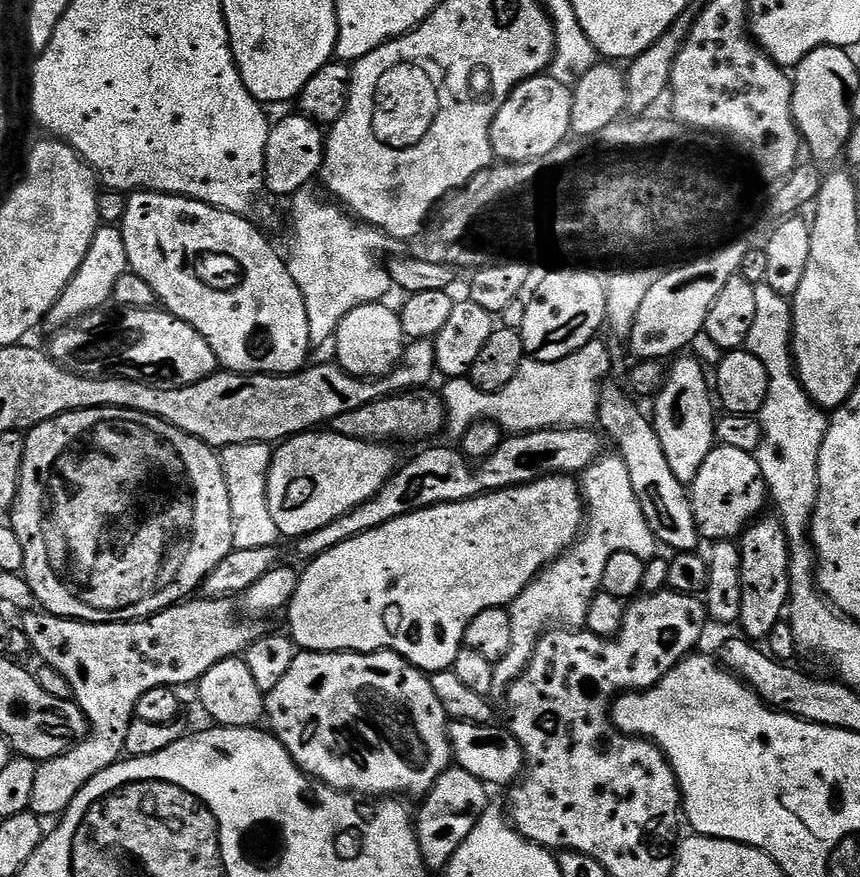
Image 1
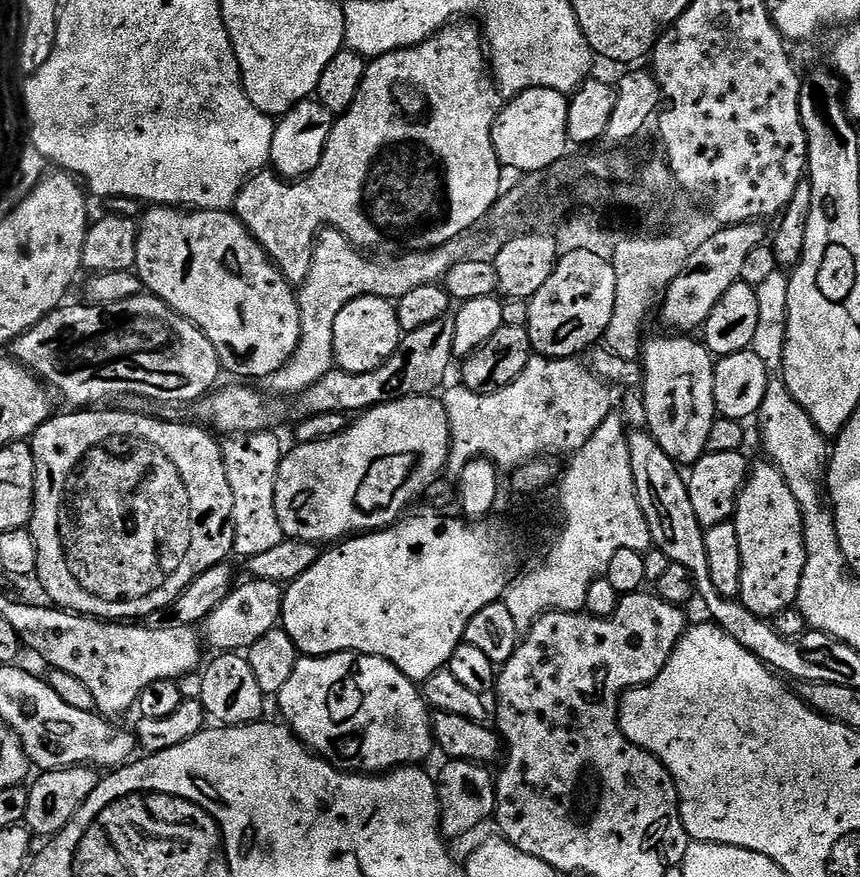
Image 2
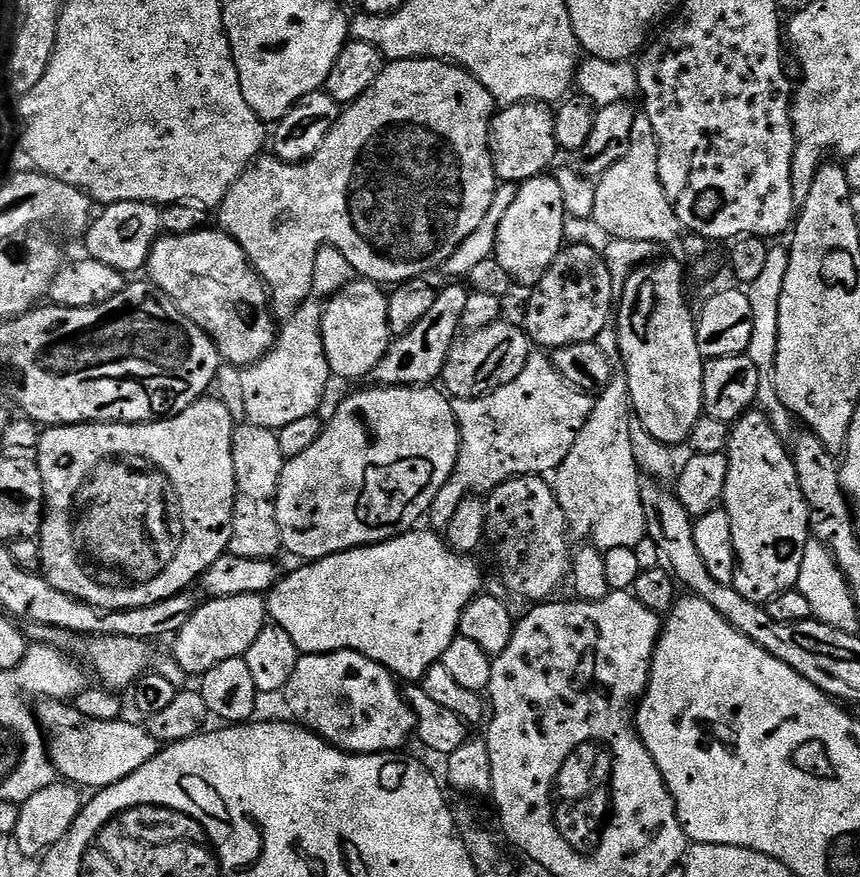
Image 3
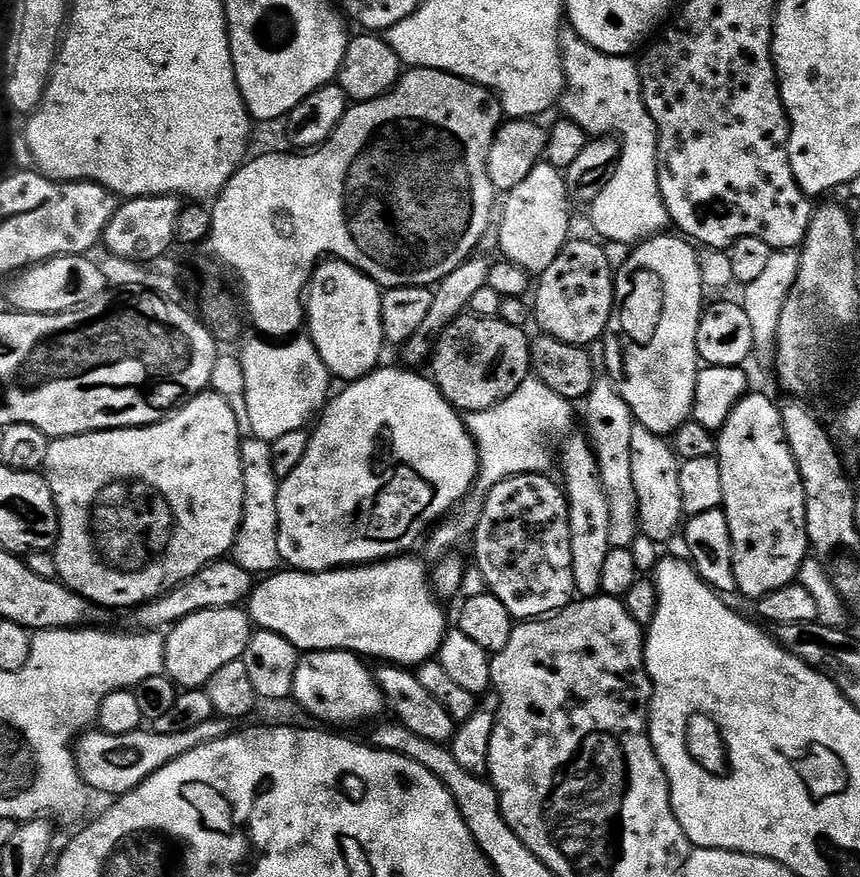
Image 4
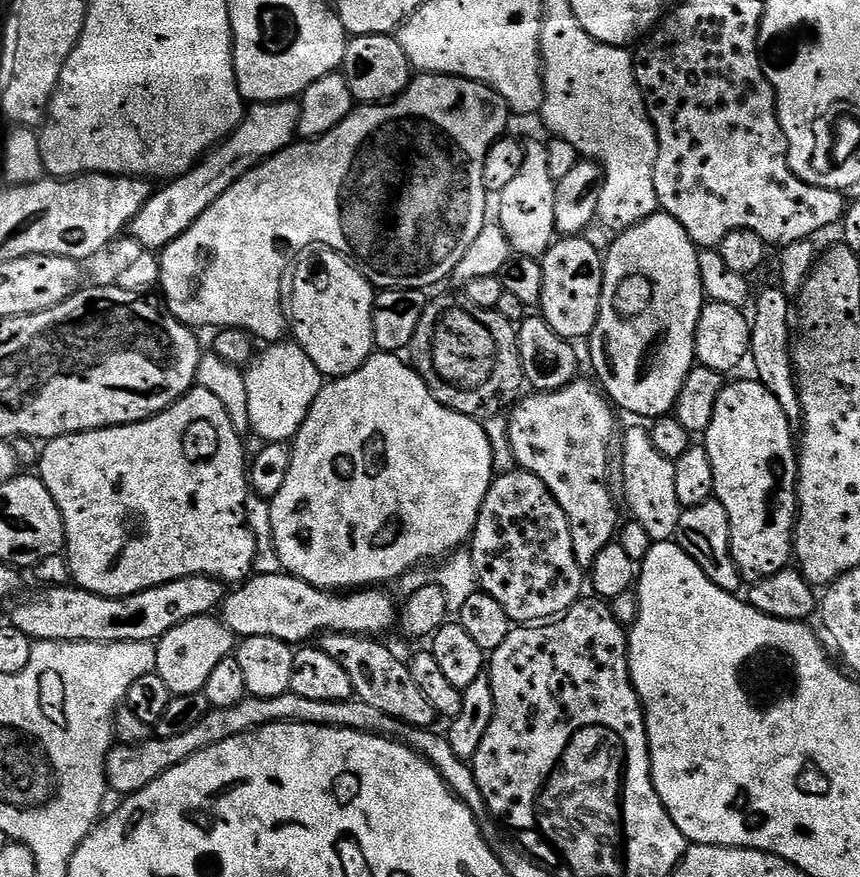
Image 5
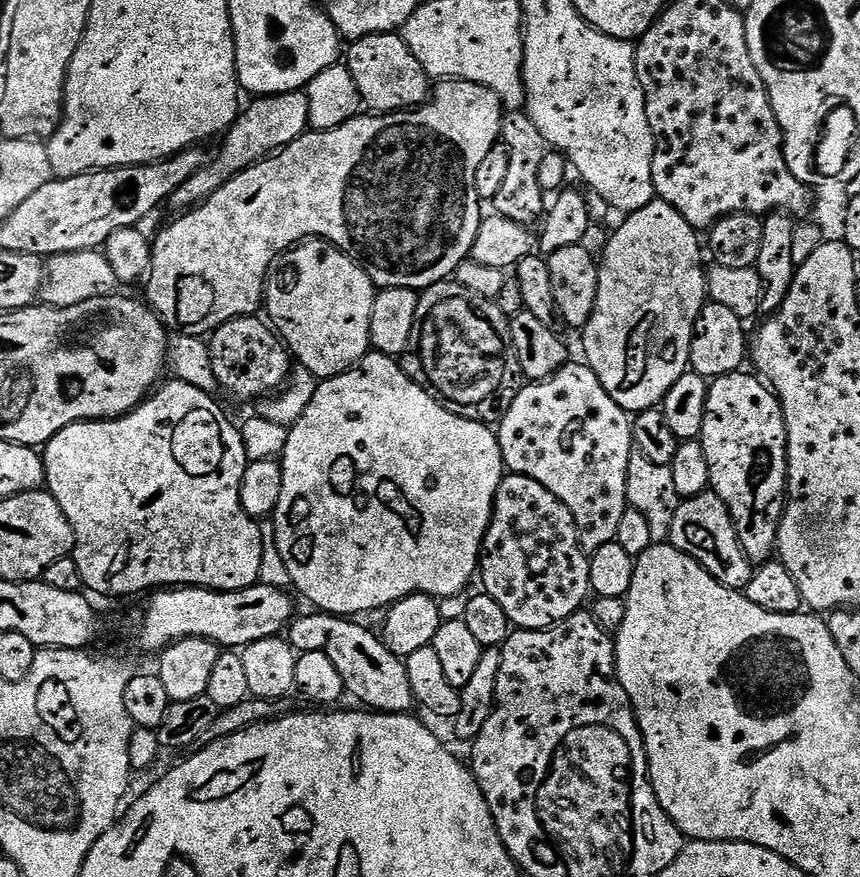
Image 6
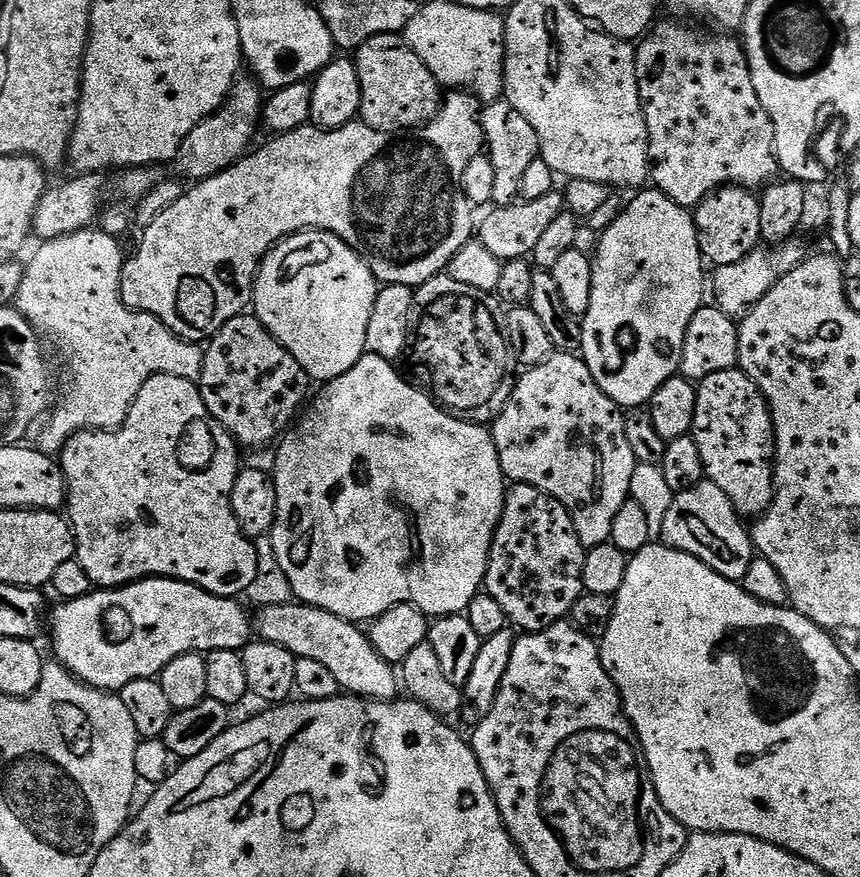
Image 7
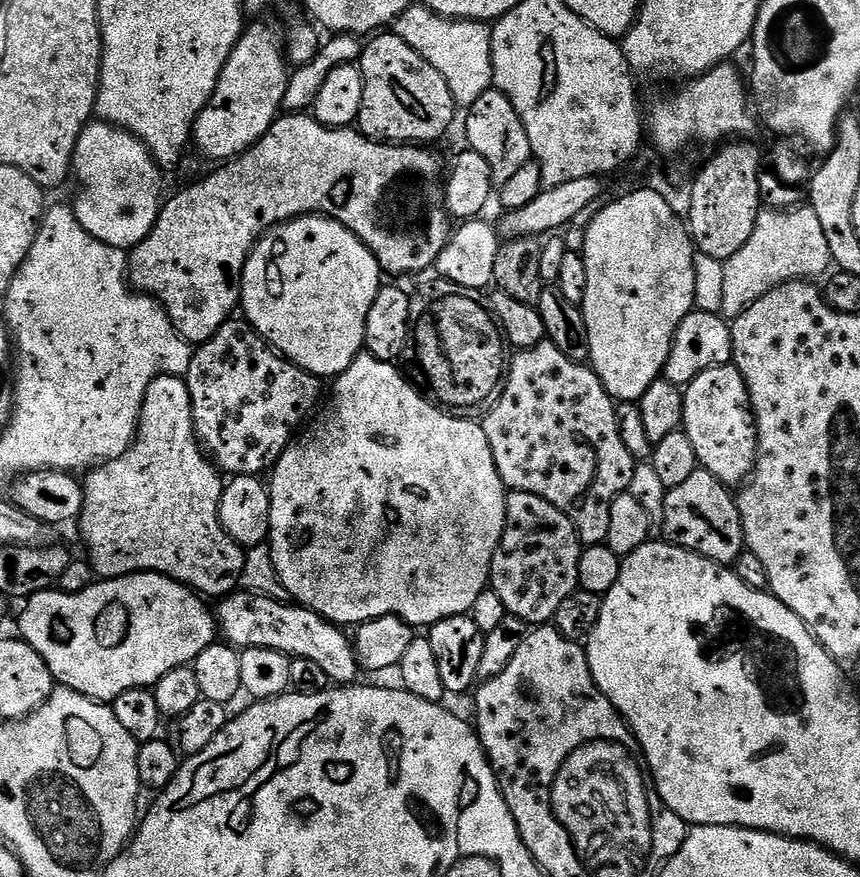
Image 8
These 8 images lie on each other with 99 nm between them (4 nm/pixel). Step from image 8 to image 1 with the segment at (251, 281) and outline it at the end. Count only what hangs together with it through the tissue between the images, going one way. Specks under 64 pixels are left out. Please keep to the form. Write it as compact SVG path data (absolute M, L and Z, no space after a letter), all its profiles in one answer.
M384 302L363 304L358 306L358 310L350 310L350 314L346 314L346 318L342 318L334 337L334 345L336 344L334 360L349 376L379 378L388 375L397 364L403 361L406 337L400 321L400 313L395 307L387 308L386 305L387 303Z

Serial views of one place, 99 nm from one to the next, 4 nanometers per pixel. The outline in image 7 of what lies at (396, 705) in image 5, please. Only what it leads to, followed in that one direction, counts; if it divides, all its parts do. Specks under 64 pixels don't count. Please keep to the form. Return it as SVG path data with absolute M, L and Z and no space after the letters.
M299 602L266 606L257 613L254 616L254 632L259 639L274 642L274 646L282 646L298 658L314 658L314 662L322 662L322 666L326 666L326 670L334 674L345 693L369 702L397 699L397 669L386 663L374 650L363 627L321 608Z

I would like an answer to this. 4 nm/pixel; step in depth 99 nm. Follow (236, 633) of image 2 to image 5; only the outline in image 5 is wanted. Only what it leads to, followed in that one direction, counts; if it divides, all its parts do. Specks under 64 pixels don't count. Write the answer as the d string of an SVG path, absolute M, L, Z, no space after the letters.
M212 614L190 618L170 629L156 644L155 673L166 682L173 696L203 692L214 666L222 658L233 655L237 643L237 637L224 625L223 619Z

